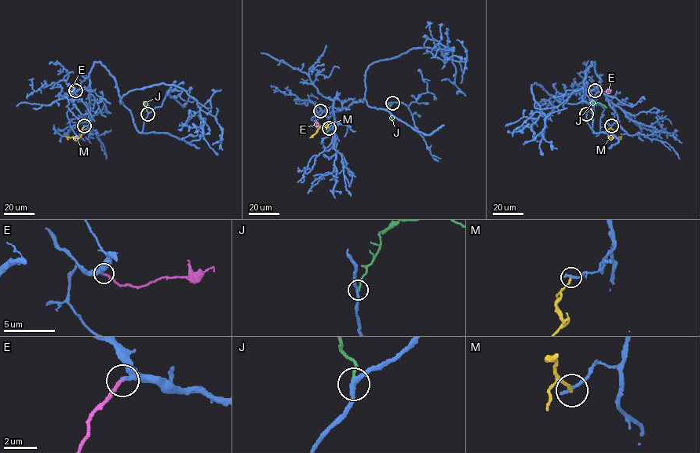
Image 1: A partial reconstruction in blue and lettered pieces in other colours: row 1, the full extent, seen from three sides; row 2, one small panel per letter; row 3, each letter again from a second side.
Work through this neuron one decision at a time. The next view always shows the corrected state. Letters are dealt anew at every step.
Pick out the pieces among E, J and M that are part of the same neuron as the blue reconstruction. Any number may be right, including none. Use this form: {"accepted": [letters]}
{"accepted": ["E"]}

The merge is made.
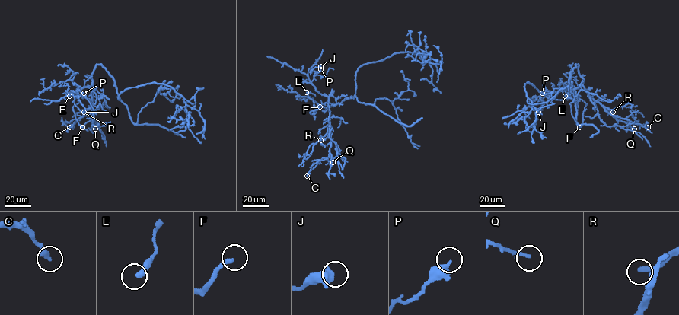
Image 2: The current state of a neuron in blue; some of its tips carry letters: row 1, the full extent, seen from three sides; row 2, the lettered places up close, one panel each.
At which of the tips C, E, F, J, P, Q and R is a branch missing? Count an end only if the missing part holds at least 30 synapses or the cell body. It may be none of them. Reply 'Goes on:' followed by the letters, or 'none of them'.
Goes on: none of them

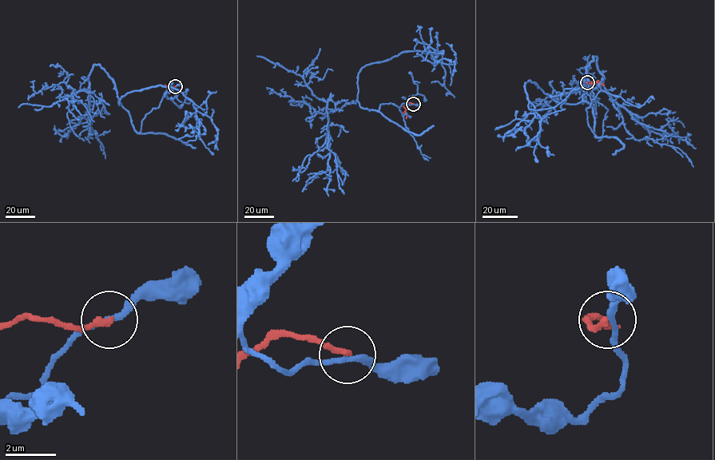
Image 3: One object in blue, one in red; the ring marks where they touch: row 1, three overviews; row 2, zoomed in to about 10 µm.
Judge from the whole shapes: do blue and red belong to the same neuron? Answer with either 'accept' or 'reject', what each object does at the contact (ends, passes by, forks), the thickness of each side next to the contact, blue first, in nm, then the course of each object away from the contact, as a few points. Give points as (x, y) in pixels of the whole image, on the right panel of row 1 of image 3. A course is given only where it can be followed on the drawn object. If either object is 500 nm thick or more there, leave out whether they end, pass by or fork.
reject; blue passes by; red ends there; 220 nm thick on the blue side, 240 nm on the other; blue runs (587, 82), (595, 136), (593, 109), (582, 94), (585, 68), (596, 57), (626, 130), (679, 148), (693, 167); red runs (587, 82), (596, 81), (604, 85)

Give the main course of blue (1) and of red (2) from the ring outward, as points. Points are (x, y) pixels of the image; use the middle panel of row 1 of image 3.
1: (413, 104), (389, 103), (376, 110), (363, 109), (357, 100), (327, 113), (327, 148), (343, 194)
2: (413, 104), (407, 105), (406, 118)

